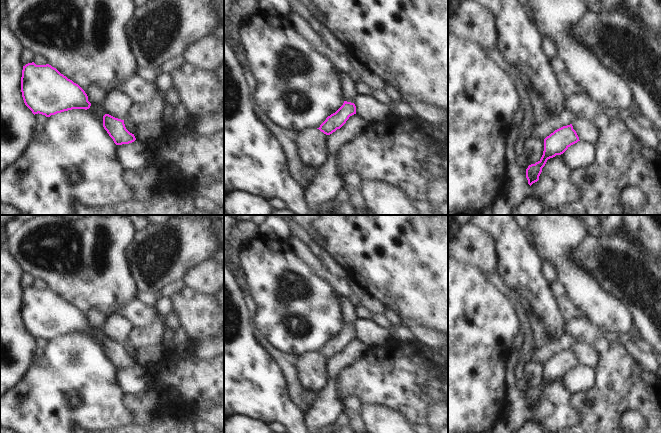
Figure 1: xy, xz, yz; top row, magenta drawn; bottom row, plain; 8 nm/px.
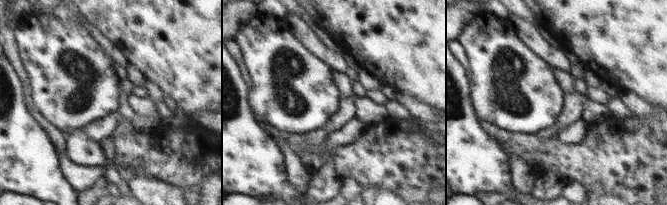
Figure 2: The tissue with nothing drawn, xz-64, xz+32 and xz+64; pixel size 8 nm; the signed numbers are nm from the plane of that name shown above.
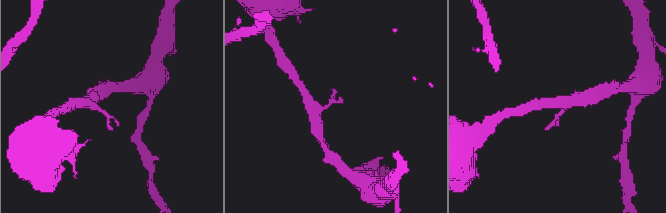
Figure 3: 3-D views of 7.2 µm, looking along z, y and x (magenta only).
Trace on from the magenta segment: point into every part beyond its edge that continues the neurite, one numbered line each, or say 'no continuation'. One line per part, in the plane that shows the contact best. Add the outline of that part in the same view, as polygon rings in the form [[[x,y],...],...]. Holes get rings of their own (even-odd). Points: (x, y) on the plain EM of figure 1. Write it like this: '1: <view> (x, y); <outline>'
no continuation

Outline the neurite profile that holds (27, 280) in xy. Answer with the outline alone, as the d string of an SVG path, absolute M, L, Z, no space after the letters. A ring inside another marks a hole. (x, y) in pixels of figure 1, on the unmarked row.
M22 273L20 279L20 287L25 290L28 287L34 286L34 278L28 273Z

